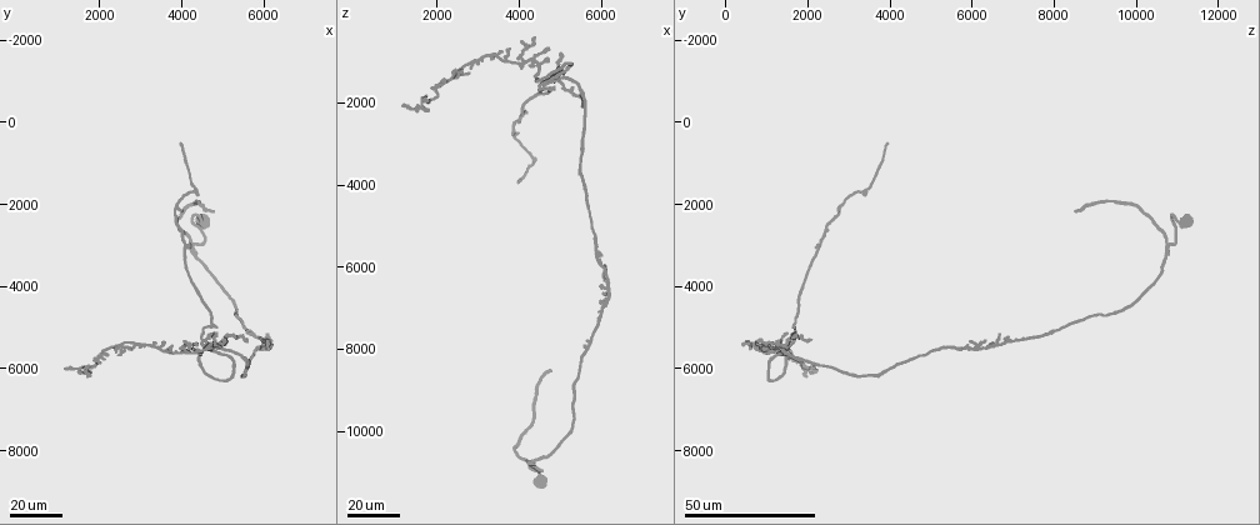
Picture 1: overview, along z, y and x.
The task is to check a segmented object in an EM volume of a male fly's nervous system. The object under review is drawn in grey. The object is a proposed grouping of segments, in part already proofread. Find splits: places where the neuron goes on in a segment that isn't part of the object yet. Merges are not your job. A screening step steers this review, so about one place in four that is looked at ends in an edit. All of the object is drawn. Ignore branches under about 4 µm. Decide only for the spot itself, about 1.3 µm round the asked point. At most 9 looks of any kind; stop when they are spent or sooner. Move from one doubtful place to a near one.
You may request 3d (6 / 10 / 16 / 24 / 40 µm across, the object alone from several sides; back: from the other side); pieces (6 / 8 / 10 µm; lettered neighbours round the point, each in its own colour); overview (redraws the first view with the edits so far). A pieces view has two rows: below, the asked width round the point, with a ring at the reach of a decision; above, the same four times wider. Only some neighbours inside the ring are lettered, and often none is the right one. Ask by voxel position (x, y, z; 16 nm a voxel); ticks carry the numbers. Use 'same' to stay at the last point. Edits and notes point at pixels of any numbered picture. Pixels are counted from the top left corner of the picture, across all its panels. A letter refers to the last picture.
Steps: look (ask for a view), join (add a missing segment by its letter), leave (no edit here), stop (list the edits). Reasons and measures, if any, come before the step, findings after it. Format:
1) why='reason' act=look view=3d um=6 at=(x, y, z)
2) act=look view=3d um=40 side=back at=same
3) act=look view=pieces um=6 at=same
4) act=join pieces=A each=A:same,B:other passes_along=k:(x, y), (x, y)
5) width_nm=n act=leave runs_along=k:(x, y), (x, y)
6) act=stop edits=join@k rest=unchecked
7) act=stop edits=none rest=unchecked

act=look view=3d um=40 at=(4350, 5450, 450)

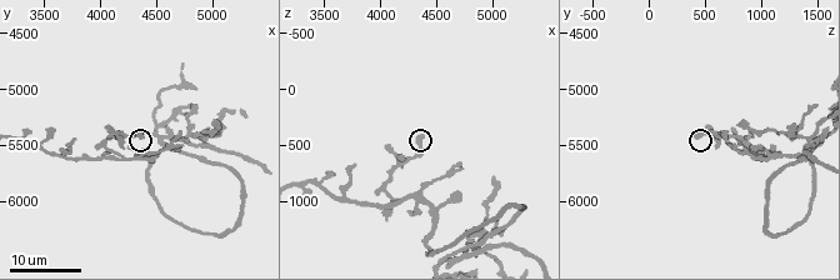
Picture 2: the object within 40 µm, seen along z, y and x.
why='what lies round it' act=look view=pieces um=8 at=(4380, 5440, 440)

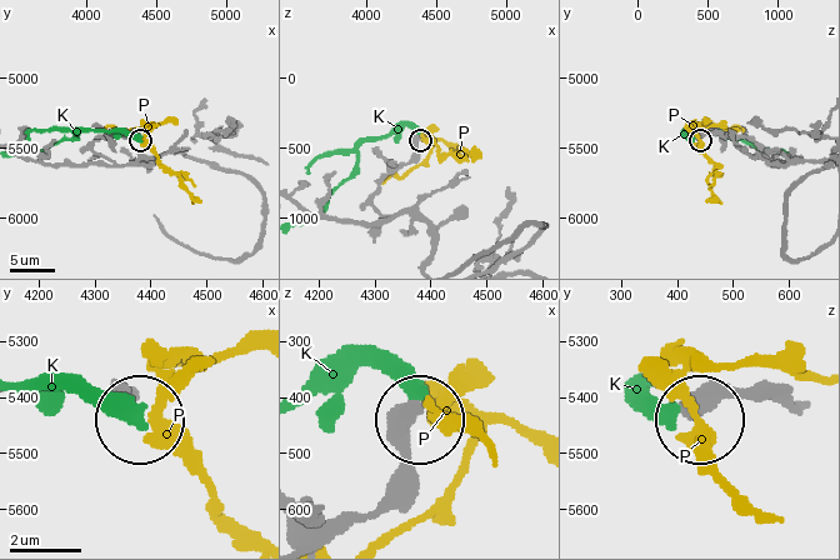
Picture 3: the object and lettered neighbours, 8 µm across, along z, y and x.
width_nm=430 act=leave each=K:other,P:other runs_along=3:(428, 225), (404, 213), (381, 214), (373, 201), (419, 139) found='no lettered segment goes on from it'

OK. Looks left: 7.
why='branch stops here' act=look view=3d um=16 at=(3760, 5460, 680)

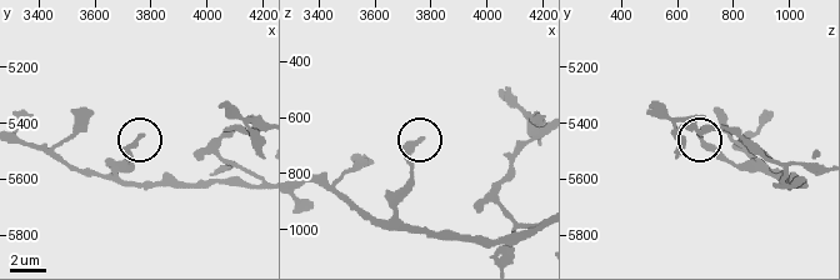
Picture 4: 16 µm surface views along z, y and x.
why='what lies round it' act=look view=pieces um=8 at=(3760, 5450, 670)

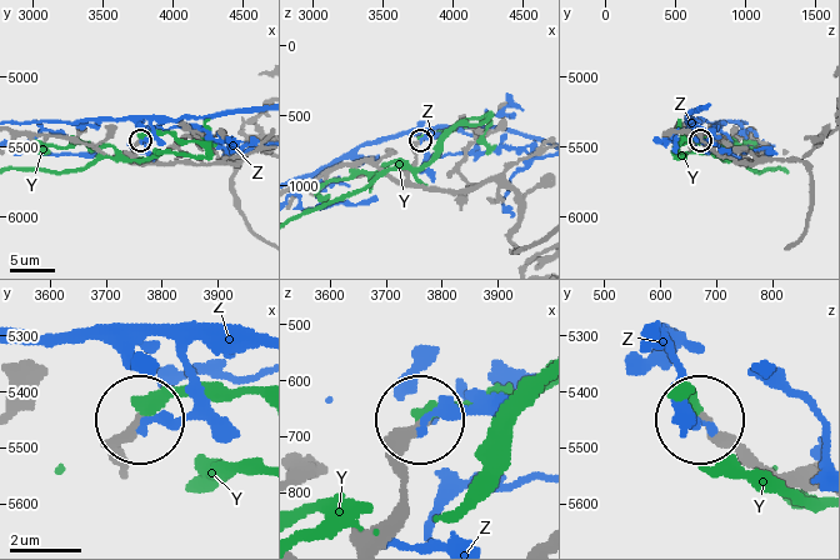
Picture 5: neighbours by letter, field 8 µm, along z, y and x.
act=leave each=Y:other,Z:other found='no lettered segment goes on from it'

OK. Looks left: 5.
why='branch stops here' act=look view=3d um=24 at=(4720, 5500, 720)

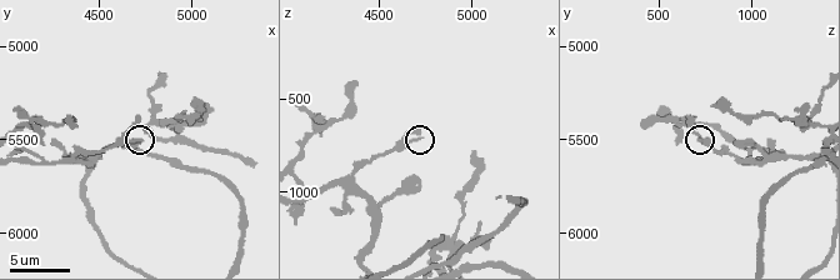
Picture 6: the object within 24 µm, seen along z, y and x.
why='see the neighbours' act=look view=pieces um=10 at=(4720, 5500, 700)

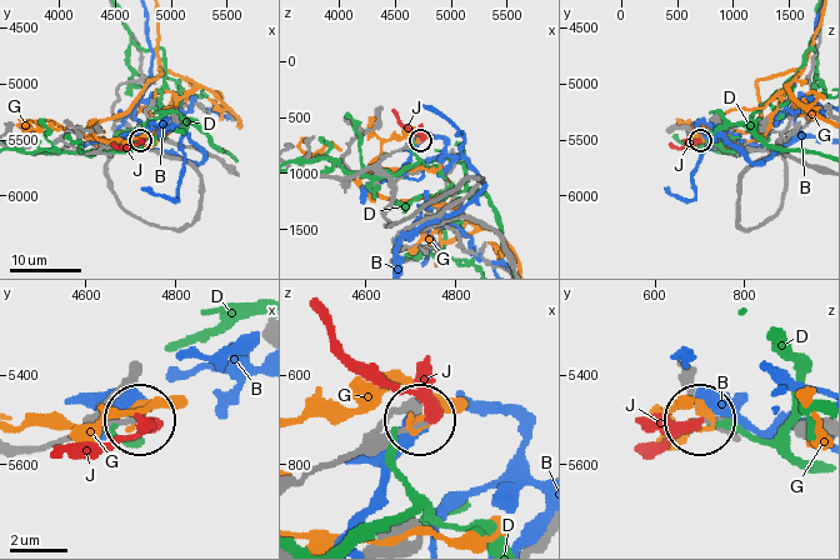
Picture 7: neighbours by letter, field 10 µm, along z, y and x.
act=join pieces=J each=B:other,D:other,G:other,J:same found='it goes on there'

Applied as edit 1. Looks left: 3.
why='free end' act=look view=3d um=24 at=(4750, 2150, 8500)

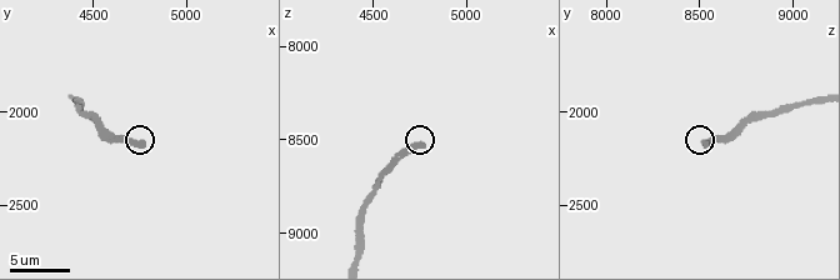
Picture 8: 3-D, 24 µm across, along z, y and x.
act=look view=3d um=10 at=(4760, 2160, 8540)

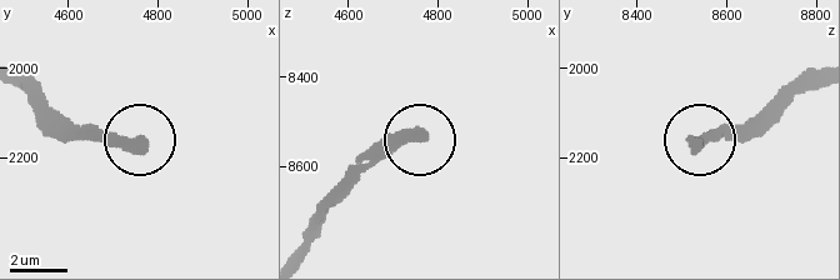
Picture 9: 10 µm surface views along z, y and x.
act=look view=pieces um=8 at=(4770, 2175, 8530)

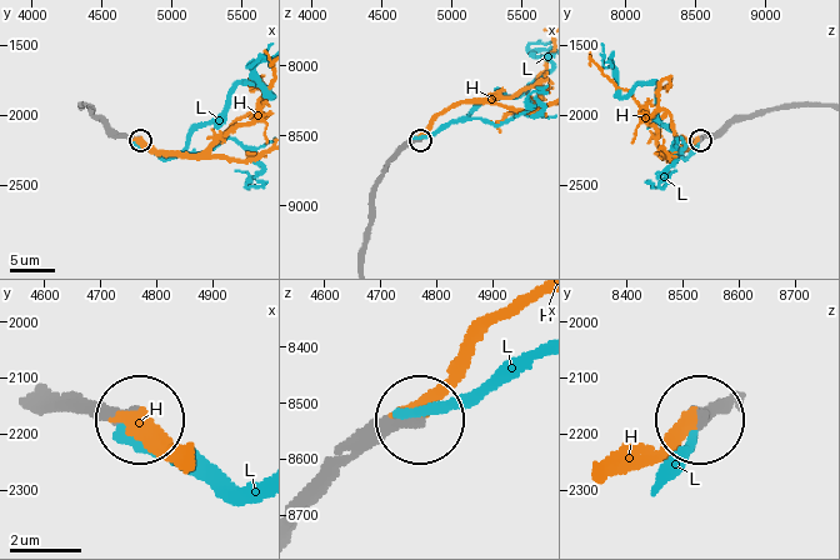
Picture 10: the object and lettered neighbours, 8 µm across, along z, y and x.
width_nm=370 act=join pieces=H each=H:same,L:other passes_along=10:(738, 391), (663, 441), (618, 454) found='the neuron continues'

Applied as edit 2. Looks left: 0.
act=stop edits=join@7,join@10 rest=unchecked

